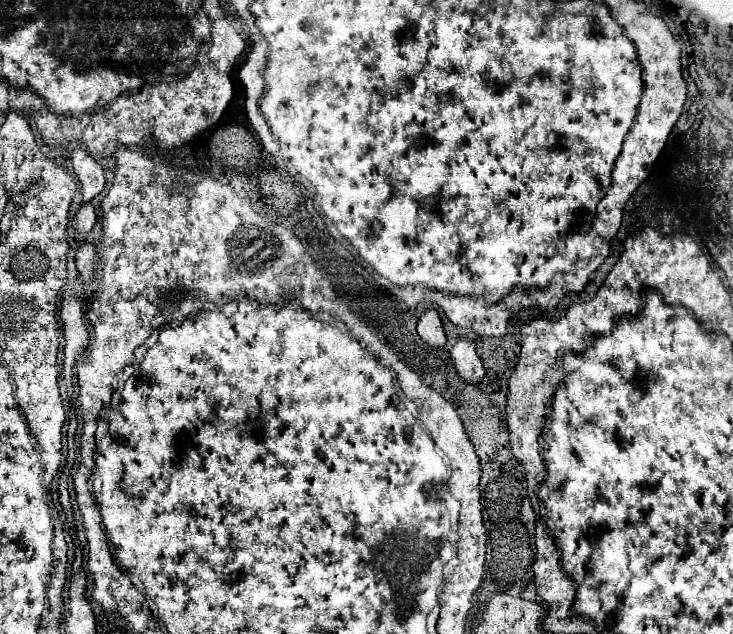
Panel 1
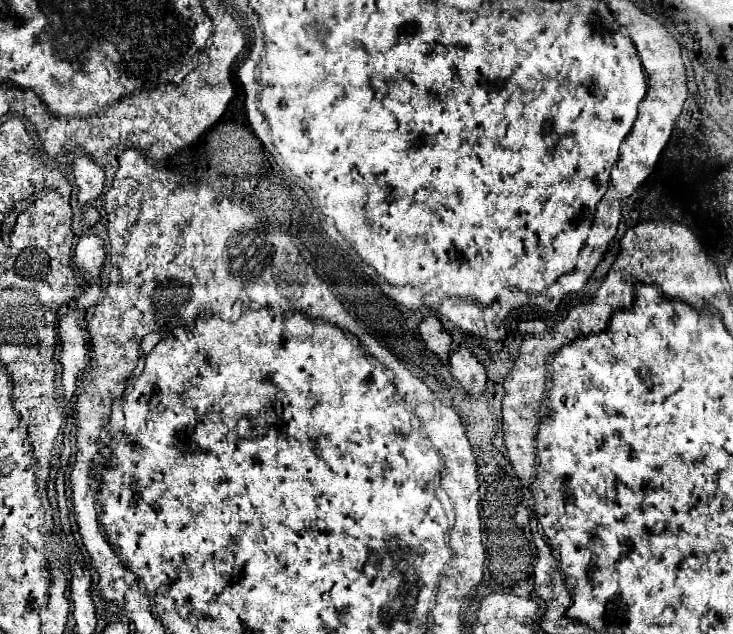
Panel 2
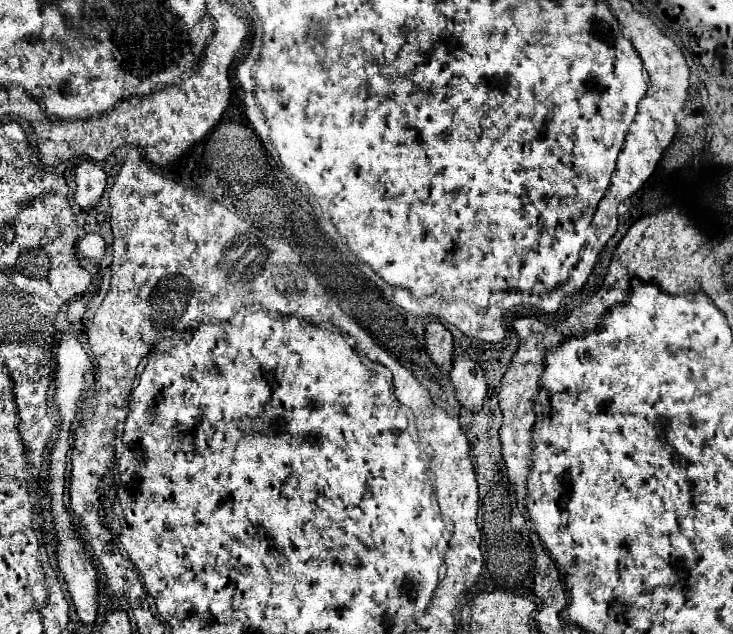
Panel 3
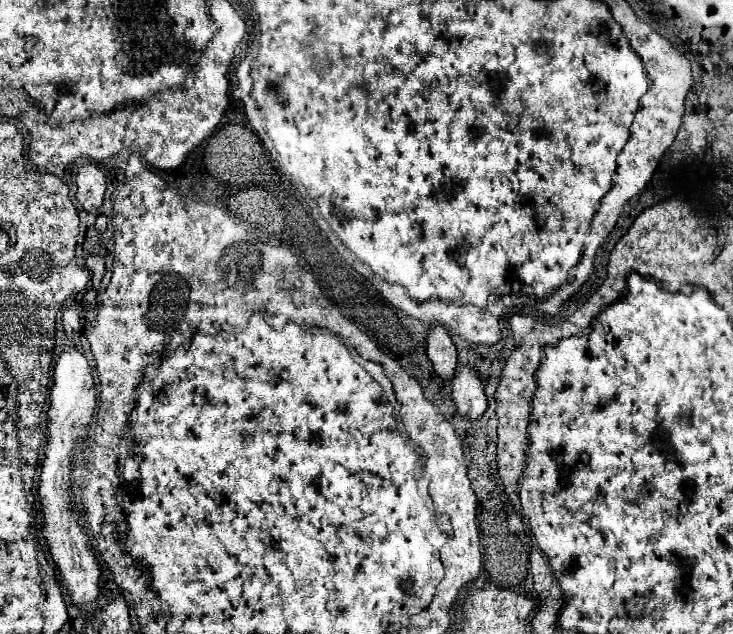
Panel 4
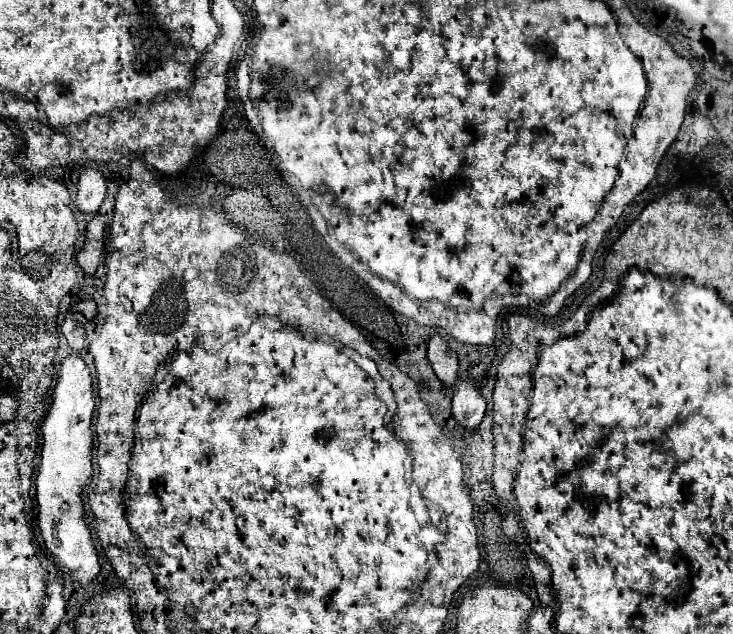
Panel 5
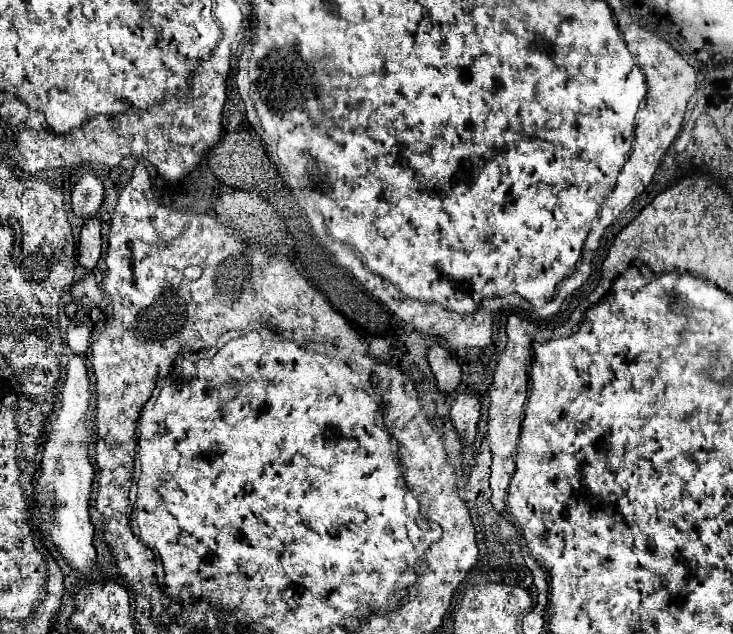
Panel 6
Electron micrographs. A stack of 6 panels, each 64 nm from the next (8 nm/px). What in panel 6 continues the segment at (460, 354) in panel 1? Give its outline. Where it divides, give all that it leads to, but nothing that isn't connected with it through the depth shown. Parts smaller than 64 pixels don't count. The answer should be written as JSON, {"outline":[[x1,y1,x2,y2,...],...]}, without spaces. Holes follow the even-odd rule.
{"outline":[[458,396,450,410,450,420,458,430,464,446,470,446,474,442,476,424,480,420,480,402,474,396]]}

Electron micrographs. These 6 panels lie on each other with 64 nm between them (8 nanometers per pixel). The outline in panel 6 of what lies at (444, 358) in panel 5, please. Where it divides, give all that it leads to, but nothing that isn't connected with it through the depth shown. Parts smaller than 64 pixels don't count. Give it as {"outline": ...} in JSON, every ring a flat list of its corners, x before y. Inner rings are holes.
{"outline":[[434,344,428,352,428,364,436,378,436,386,442,394,454,392,458,388,462,372,460,372,458,362,446,348,442,348,440,344]]}

